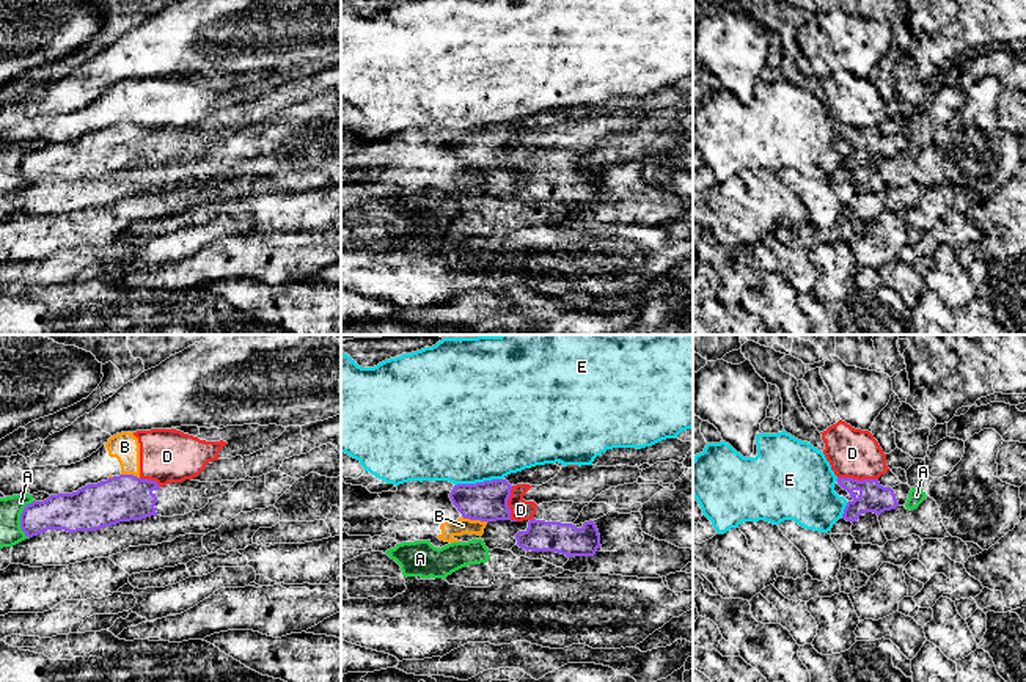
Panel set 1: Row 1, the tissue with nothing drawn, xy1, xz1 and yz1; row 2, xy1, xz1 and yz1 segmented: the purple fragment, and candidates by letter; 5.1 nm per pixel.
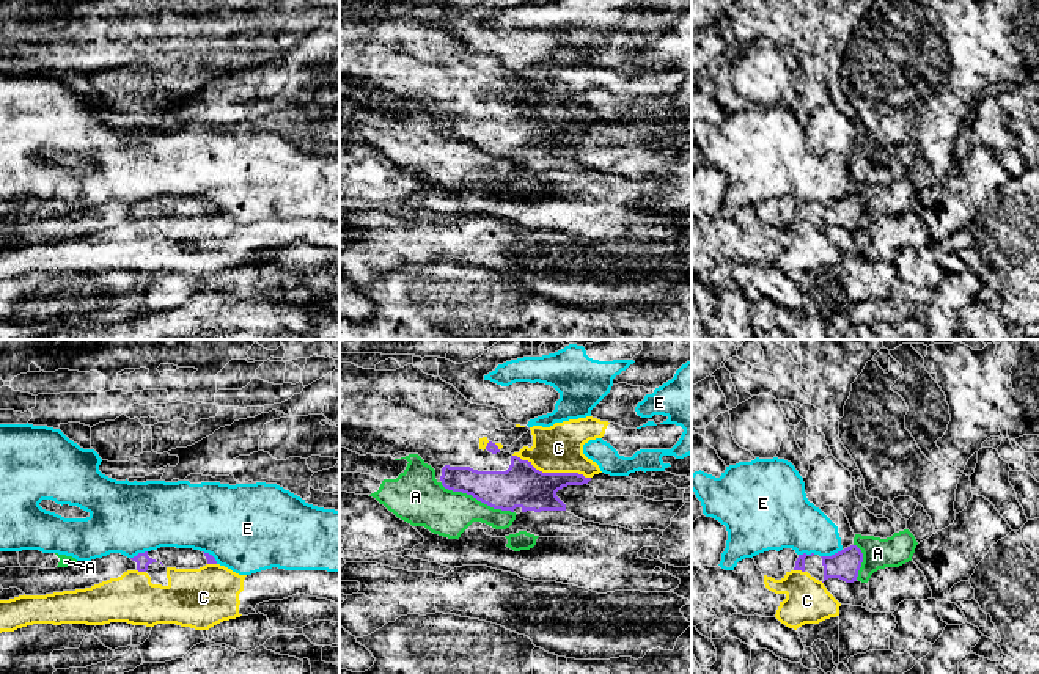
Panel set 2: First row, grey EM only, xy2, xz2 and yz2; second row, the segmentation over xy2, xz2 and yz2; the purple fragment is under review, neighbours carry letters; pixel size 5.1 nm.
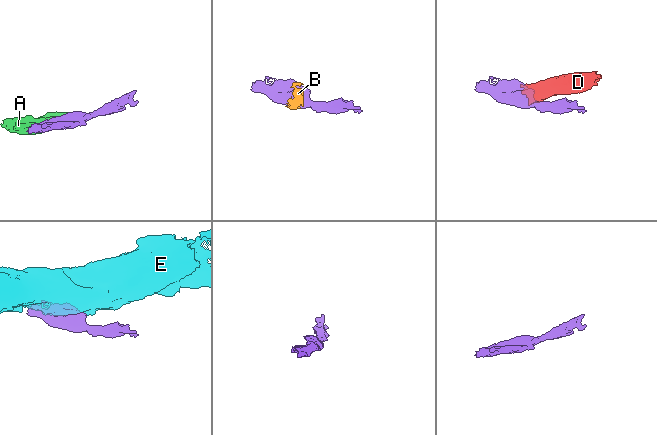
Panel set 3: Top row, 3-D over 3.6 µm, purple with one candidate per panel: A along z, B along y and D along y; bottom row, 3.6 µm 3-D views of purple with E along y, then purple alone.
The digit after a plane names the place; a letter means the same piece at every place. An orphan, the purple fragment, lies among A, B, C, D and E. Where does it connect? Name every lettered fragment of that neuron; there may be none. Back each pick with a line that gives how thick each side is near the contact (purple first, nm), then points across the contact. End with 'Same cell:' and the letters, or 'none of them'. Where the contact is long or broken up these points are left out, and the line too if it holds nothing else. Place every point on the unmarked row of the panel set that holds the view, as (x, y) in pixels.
Same cell: none of them

